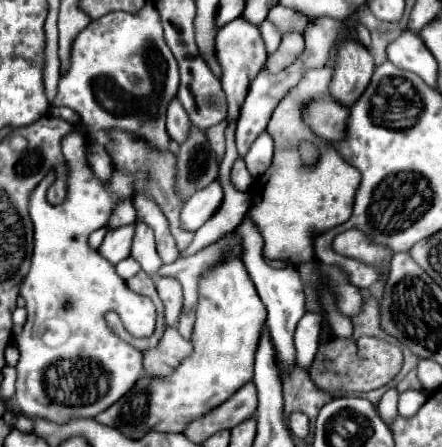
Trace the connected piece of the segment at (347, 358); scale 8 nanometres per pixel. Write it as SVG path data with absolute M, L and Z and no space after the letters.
M333 337L325 343L319 343L319 351L313 361L315 361L313 369L309 369L311 381L315 383L317 389L337 399L349 393L357 395L357 393L365 393L387 385L401 371L403 353L401 353L401 347L381 341L377 337L359 337L359 341Z

